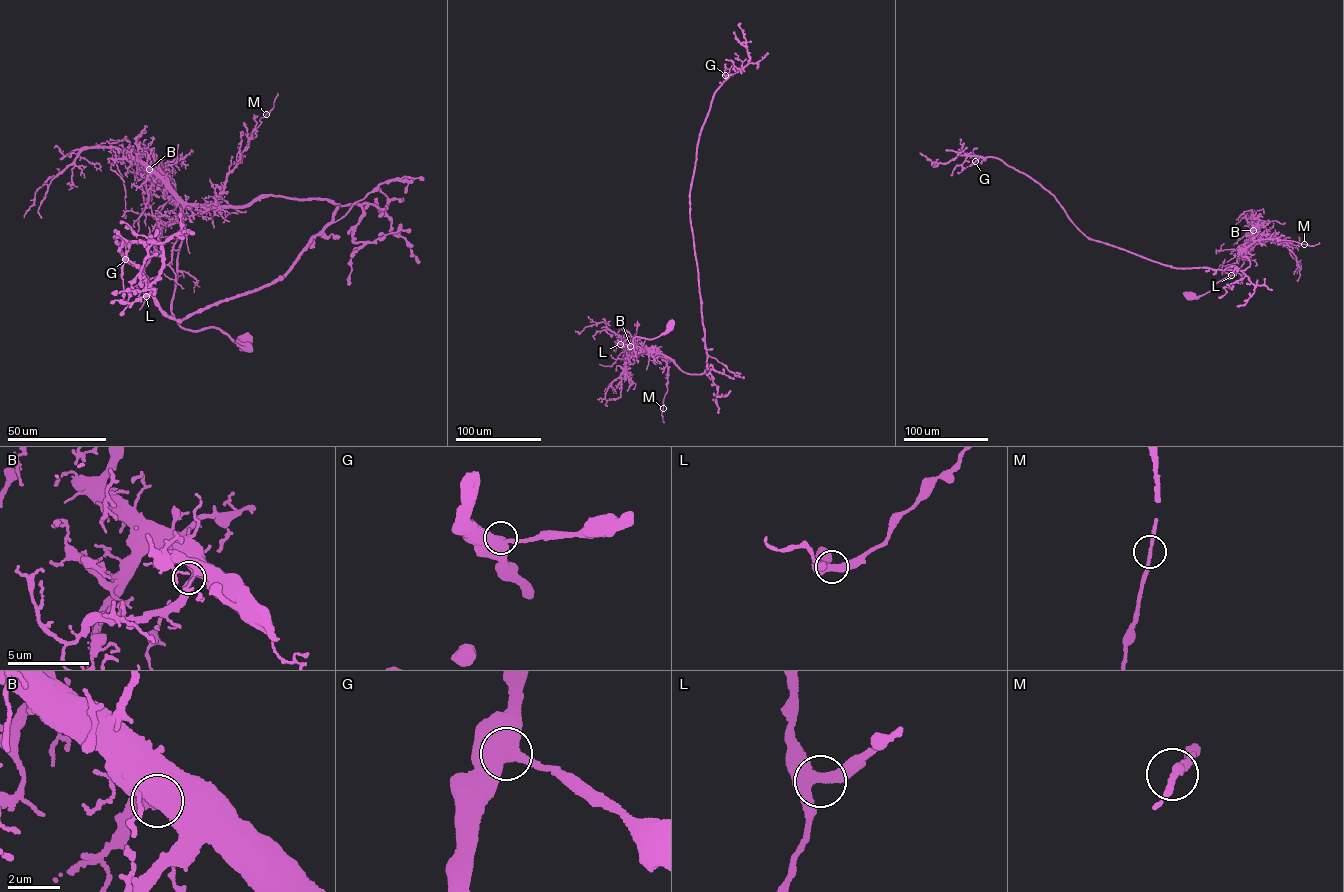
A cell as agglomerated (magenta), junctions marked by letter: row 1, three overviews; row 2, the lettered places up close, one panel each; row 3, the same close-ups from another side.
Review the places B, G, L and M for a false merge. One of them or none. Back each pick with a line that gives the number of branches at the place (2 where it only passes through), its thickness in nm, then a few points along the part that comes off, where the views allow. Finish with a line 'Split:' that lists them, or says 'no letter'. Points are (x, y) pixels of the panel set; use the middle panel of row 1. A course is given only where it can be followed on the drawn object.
Split: no letter

